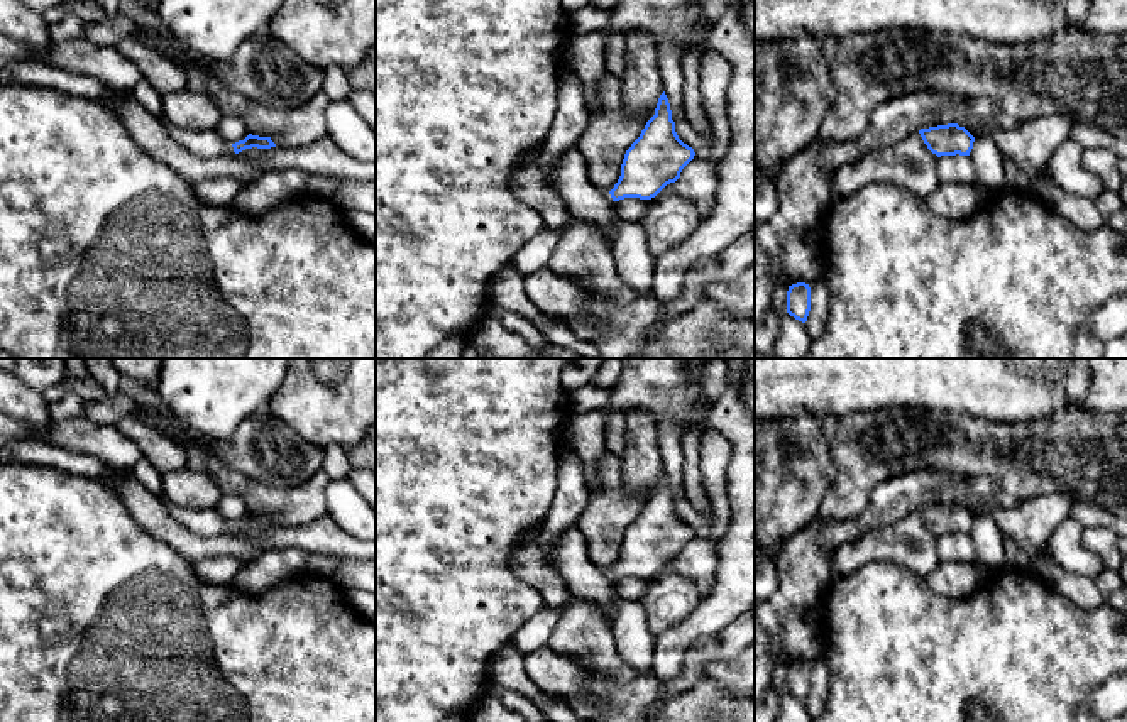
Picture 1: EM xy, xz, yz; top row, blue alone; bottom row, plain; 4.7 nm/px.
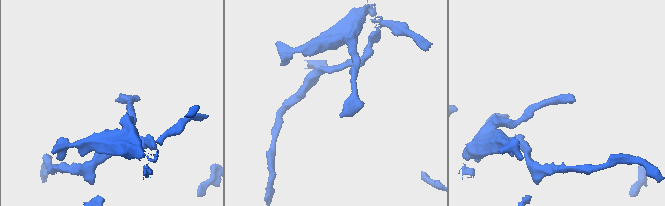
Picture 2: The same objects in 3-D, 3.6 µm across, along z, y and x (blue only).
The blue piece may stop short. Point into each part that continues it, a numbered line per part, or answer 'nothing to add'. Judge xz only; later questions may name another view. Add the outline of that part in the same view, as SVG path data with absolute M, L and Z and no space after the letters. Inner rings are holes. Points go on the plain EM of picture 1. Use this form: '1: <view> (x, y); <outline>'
1: xz (569, 557); M570 526L560 534L550 560L569 587L570 595L596 604L611 624L616 604L613 577L607 570L591 563L585 551L585 538L577 526Z

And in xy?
1: xy (207, 523); M159 494L168 512L200 538L215 538L235 533L230 521L223 519L217 509L183 509L168 502L164 494Z

